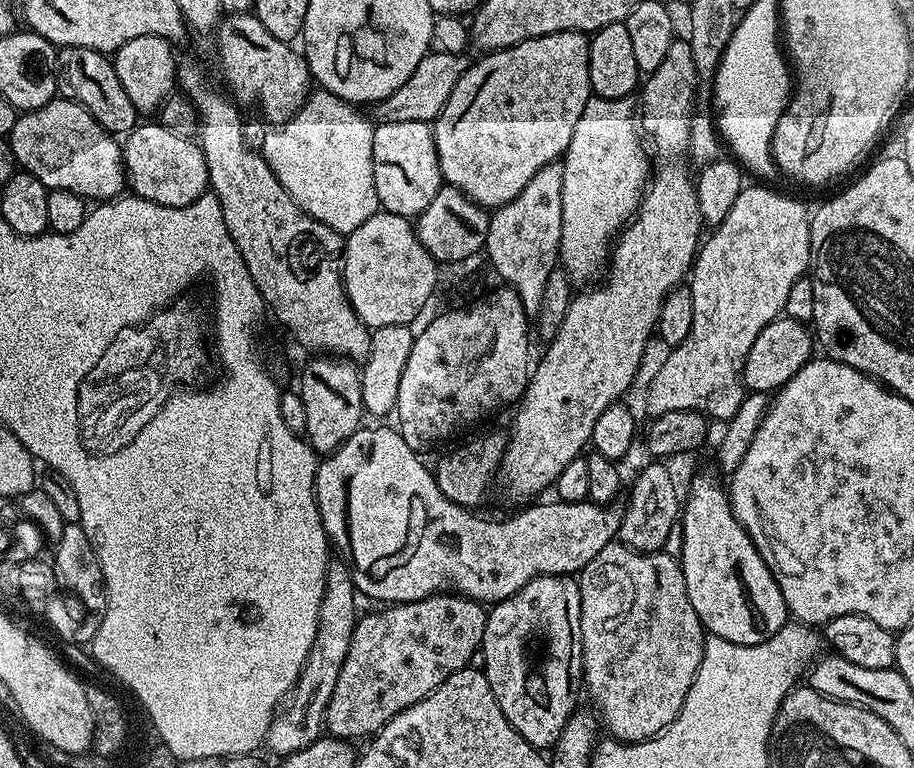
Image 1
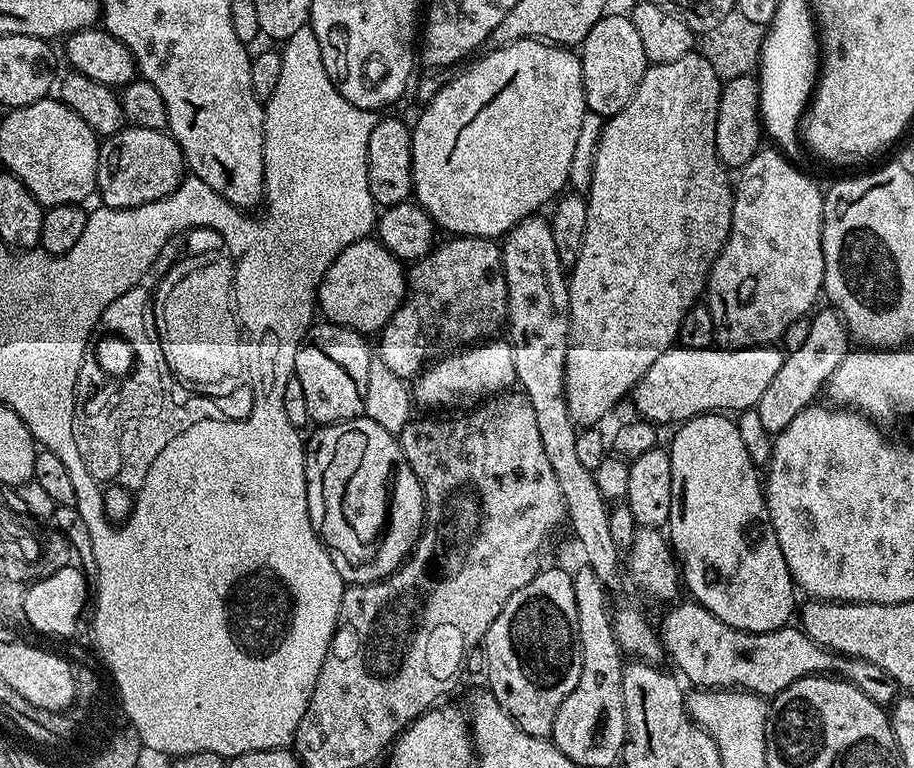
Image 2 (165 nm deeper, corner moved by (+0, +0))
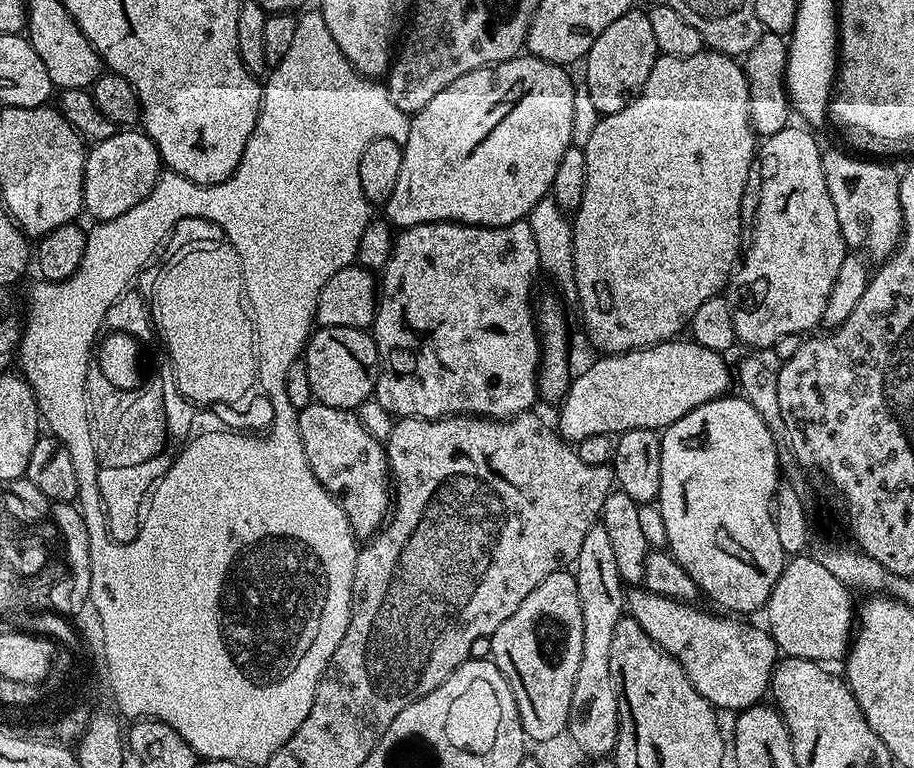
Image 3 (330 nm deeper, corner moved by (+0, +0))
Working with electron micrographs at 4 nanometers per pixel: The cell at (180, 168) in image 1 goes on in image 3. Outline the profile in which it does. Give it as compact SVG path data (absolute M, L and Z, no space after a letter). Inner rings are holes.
M117 130L110 138L106 138L102 142L97 144L92 144L91 147L87 149L84 158L84 207L83 211L85 213L89 212L93 216L93 221L99 222L102 220L113 220L118 218L118 214L126 214L126 210L130 210L130 206L138 206L138 202L142 202L142 198L146 198L152 193L152 188L156 184L157 180L160 179L162 175L162 161L158 150L154 146L152 139L148 137L143 130Z

